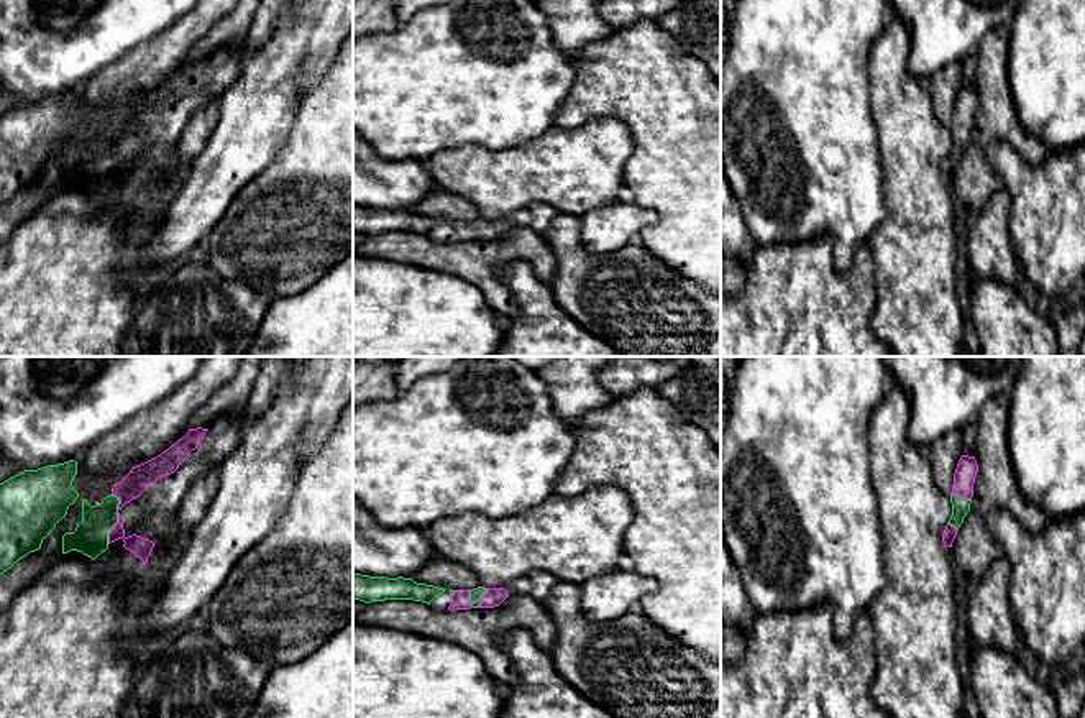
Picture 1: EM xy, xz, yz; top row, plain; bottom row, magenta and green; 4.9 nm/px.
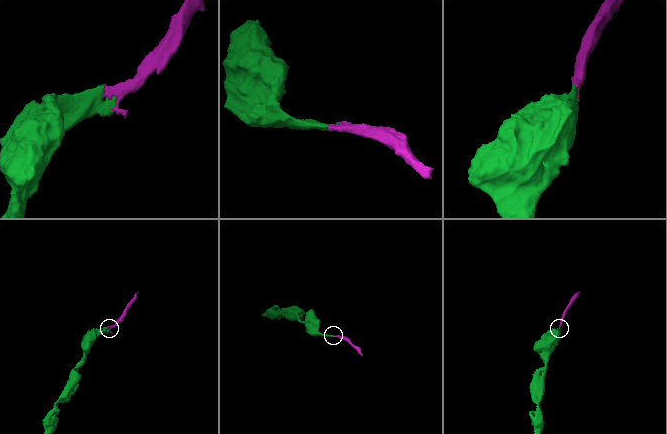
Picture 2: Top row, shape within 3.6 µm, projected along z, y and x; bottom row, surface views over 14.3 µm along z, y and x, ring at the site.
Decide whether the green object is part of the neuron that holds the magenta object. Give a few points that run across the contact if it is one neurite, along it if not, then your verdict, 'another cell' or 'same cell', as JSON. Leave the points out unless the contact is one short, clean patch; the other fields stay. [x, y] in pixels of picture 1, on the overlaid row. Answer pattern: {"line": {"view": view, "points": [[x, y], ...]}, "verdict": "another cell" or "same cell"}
{"line": {"view": "xy", "points": [[141, 547], [127, 541], [114, 528], [100, 528], [91, 538]]}, "verdict": "same cell"}

